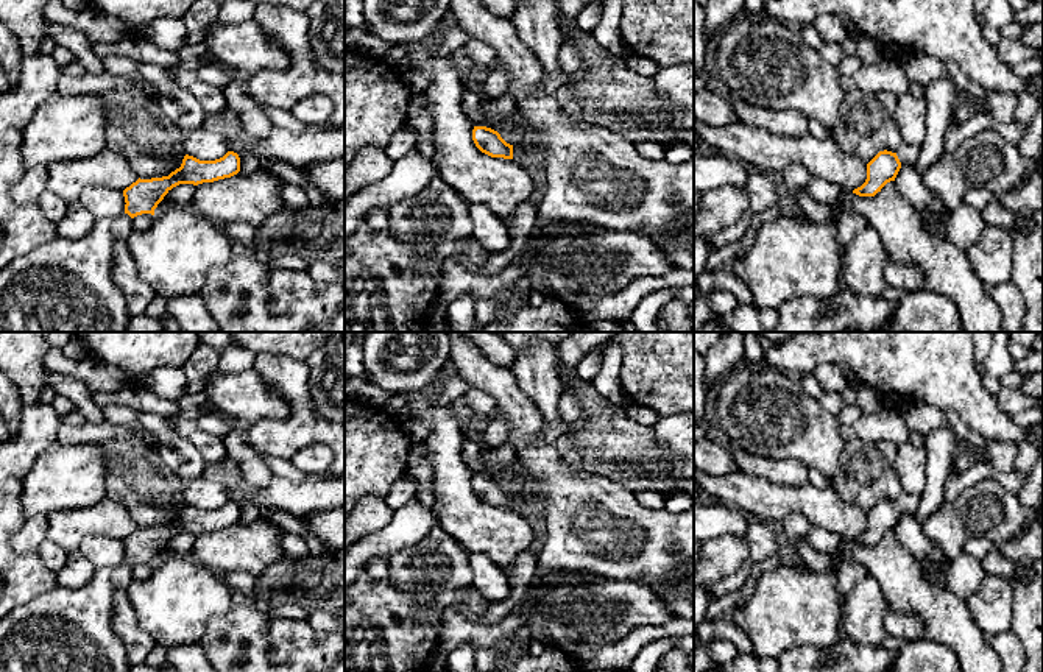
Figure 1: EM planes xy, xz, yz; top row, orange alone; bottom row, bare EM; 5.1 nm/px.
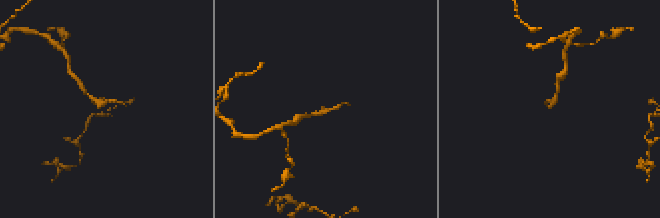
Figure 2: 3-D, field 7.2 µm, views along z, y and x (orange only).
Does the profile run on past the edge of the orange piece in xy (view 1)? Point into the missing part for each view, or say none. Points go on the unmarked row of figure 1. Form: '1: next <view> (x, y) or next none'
1: next xy (66, 630)

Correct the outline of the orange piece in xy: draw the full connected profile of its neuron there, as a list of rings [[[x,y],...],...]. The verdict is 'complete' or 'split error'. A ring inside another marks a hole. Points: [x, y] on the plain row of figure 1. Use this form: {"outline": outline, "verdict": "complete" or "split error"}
{"outline": [[[228,500],[215,510],[186,504],[181,516],[168,525],[139,527],[123,539],[126,554],[122,564],[98,569],[83,588],[58,586],[0,619],[0,672],[129,672],[126,649],[111,624],[111,614],[115,594],[126,589],[133,580],[133,568],[142,563],[154,564],[157,554],[179,533],[214,532],[239,521],[239,504]]], "verdict": "split error"}

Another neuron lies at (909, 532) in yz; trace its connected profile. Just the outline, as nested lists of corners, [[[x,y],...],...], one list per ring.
[[[901,515],[895,533],[898,541],[920,561],[932,555],[932,541],[925,535],[921,522],[912,515]]]

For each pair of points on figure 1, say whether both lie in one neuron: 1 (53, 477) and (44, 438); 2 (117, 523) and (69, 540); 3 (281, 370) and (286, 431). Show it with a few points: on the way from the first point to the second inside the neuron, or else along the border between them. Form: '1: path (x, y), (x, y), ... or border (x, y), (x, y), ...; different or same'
1: border (56, 442), (33, 462), (24, 476); different
2: path (105, 523), (86, 523), (81, 527); same
3: path (293, 385), (296, 415); same

